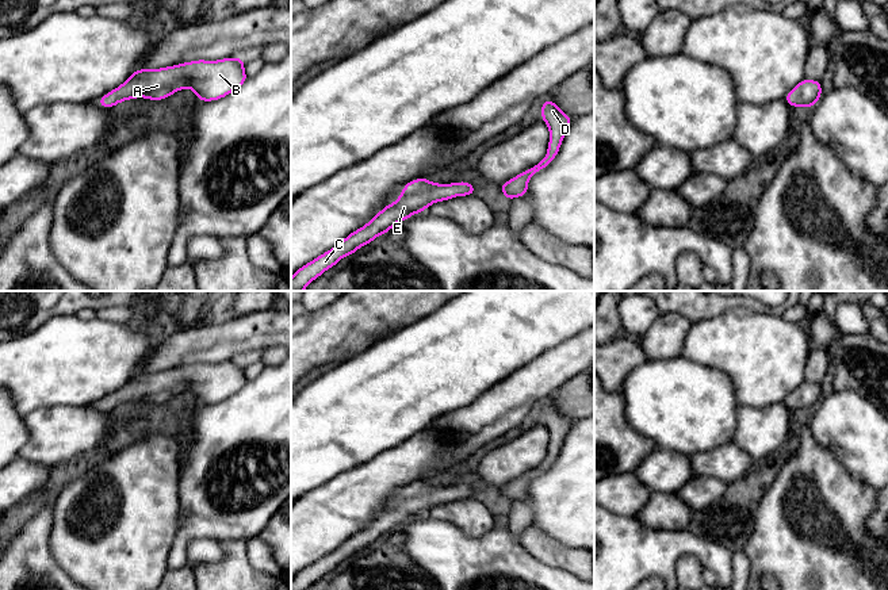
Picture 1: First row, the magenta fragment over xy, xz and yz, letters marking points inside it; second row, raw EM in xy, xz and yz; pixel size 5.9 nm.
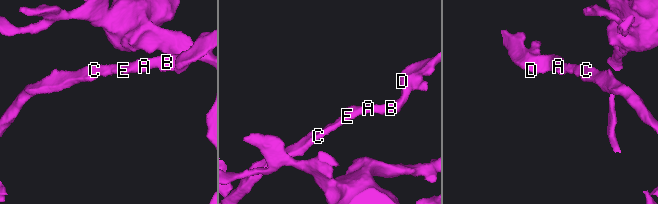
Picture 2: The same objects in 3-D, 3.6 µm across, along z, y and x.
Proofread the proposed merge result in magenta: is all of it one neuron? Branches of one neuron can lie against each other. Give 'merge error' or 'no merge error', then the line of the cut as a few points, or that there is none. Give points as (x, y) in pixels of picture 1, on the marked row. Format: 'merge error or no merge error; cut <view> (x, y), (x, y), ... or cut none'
no merge error; cut none

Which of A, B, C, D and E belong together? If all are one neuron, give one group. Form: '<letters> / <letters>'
A B C D E

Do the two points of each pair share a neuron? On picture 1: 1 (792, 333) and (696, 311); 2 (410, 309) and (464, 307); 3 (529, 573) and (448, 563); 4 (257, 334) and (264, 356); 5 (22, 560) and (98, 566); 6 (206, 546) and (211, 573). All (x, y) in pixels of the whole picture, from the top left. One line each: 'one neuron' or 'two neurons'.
1: two neurons
2: two neurons
3: one neuron
4: two neurons
5: two neurons
6: two neurons

